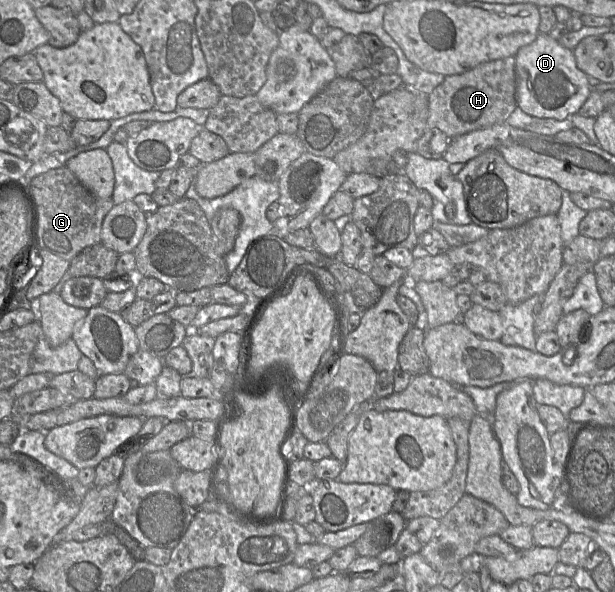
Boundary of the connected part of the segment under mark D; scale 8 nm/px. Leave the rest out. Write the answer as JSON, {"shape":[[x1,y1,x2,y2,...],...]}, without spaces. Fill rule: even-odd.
{"shape":[[539,33,532,43,517,51,515,54,515,74,517,106,526,114,538,118,568,119,571,115,579,112,594,88,591,79,577,67,573,51,561,46,547,33]]}

